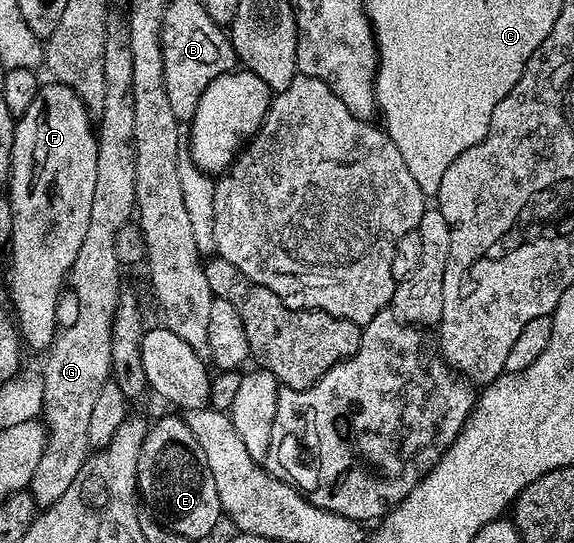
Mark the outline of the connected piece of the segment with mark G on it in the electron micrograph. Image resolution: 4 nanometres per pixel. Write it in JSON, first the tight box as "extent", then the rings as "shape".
{"extent":[30,27,135,505],"shape":[[[109,27],[104,55],[106,99],[98,113],[98,174],[94,181],[94,202],[90,205],[90,223],[78,249],[78,258],[70,273],[70,288],[76,291],[76,317],[69,328],[61,327],[43,357],[42,375],[45,382],[43,423],[47,427],[45,452],[39,459],[30,485],[32,499],[37,505],[58,502],[78,470],[90,455],[88,430],[90,414],[98,390],[110,379],[111,328],[116,304],[122,293],[120,287],[120,252],[116,249],[116,235],[124,223],[134,216],[135,202],[135,136],[134,136],[134,58],[130,58],[127,27]]]}

